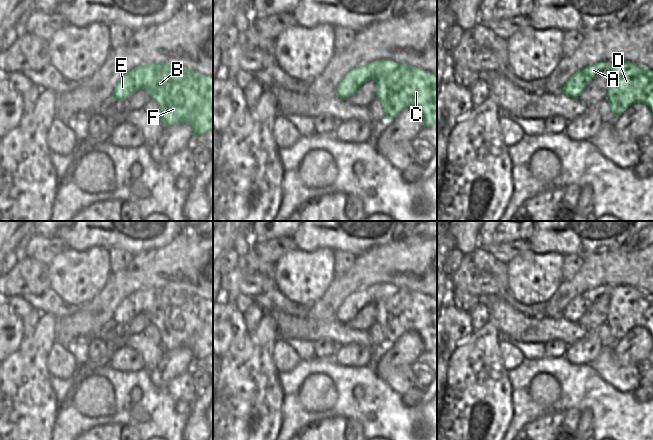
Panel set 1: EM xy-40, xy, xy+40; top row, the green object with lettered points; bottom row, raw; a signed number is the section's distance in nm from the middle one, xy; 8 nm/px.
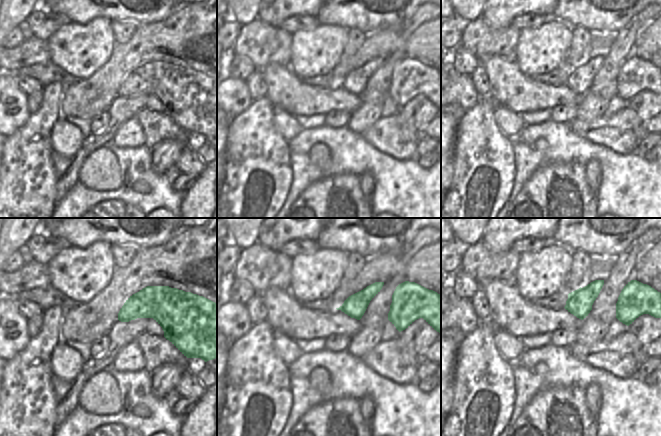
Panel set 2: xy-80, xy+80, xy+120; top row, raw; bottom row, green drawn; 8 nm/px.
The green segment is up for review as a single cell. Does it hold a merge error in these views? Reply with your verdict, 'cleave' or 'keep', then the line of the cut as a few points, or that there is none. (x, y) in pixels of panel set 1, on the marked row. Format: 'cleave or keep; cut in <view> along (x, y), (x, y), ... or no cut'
keep; no cut

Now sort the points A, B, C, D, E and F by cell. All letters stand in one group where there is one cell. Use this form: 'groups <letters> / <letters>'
groups A B C D E F

